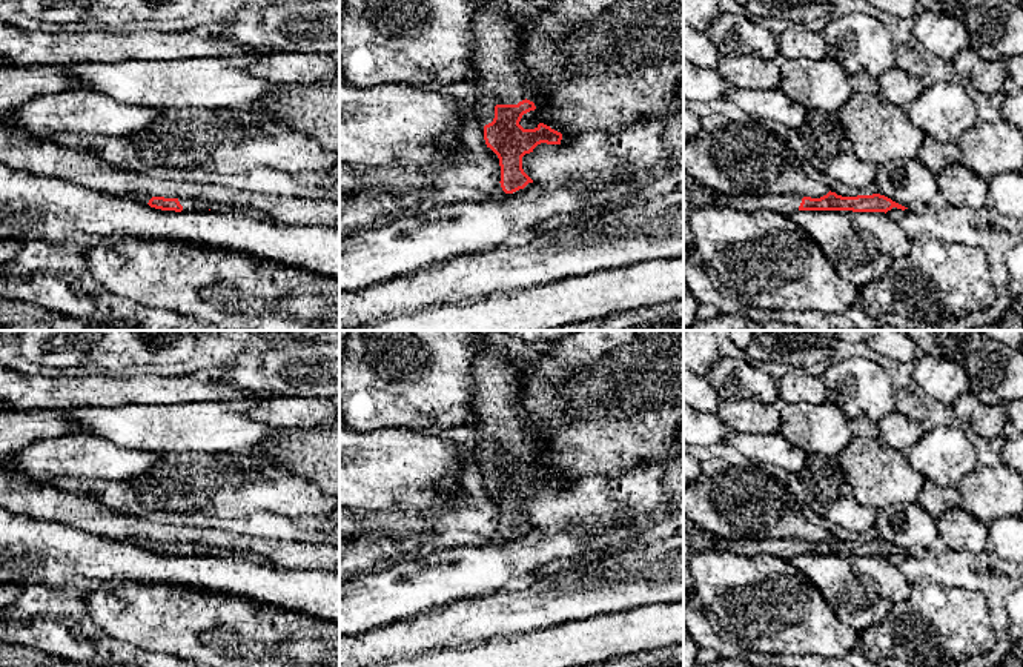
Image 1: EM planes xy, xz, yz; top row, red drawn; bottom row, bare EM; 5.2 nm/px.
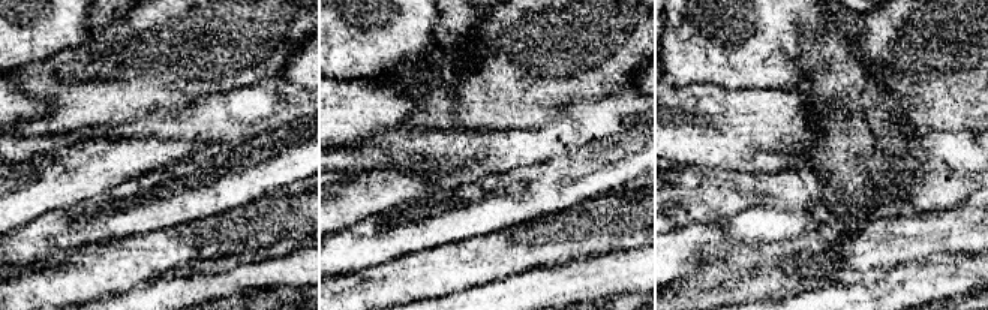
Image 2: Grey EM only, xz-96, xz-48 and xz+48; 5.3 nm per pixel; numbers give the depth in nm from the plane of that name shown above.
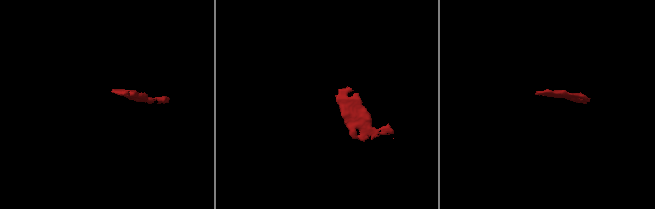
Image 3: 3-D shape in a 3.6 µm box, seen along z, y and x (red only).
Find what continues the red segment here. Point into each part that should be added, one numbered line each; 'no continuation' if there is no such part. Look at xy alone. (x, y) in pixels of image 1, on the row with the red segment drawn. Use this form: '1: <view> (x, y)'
1: xy (189, 205)

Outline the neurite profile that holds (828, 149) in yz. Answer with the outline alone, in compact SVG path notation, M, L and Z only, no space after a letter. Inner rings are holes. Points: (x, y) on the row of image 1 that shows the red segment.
M808 109L806 120L797 131L808 160L817 171L851 187L874 183L879 166L856 157L837 114Z

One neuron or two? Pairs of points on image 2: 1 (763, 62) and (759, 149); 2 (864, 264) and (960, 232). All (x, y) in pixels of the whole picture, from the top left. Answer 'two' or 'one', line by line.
1: two
2: one

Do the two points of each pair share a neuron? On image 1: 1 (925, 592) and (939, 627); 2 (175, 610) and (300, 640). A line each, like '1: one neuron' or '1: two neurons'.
1: one neuron
2: one neuron

